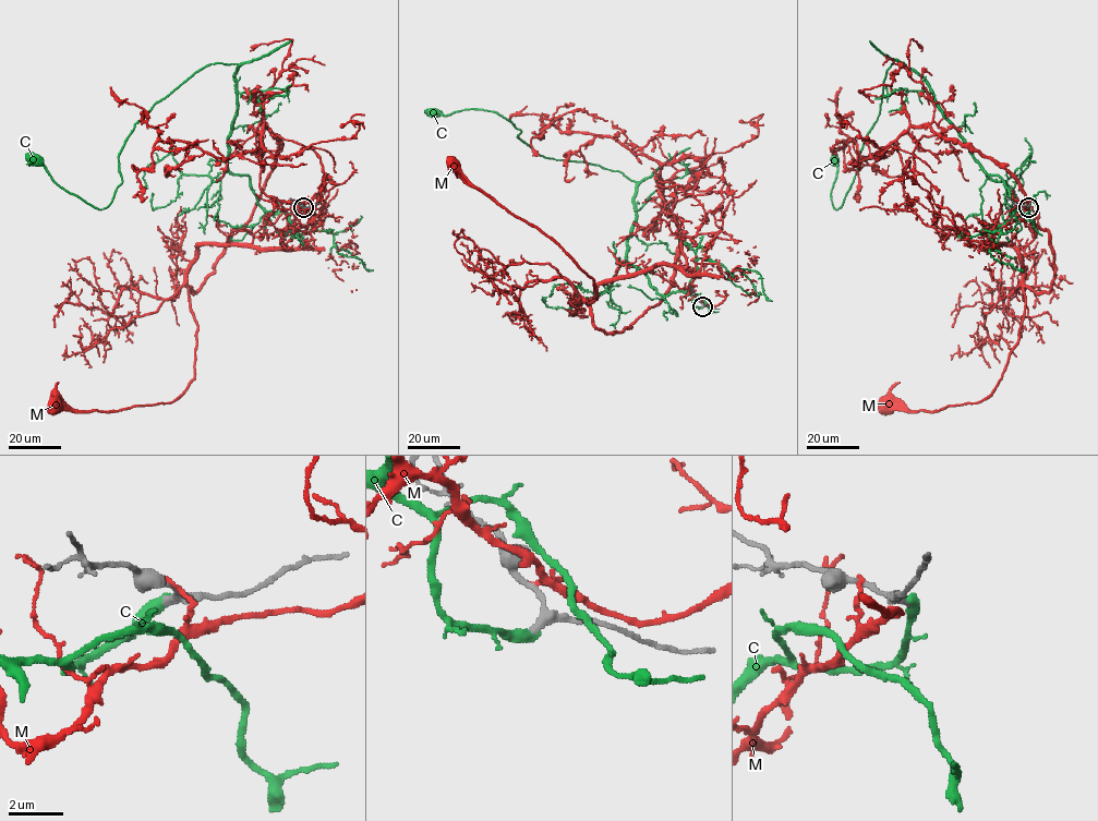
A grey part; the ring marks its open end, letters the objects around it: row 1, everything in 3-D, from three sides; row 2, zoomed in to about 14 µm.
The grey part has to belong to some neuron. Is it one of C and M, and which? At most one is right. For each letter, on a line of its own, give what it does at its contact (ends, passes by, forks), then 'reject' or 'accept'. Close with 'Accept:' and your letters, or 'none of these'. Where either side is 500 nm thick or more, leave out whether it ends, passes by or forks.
C: it ends | accept
M: it ends | reject
Accept: C

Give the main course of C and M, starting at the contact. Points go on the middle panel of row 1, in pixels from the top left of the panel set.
C: (702, 306), (683, 292), (660, 296), (627, 262), (636, 182), (599, 165), (538, 155), (491, 111), (434, 112)
M: (702, 302), (689, 290), (691, 270), (663, 264), (604, 280), (589, 303), (596, 299), (593, 280), (451, 164)

